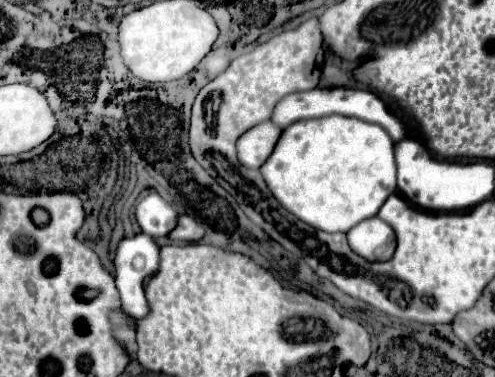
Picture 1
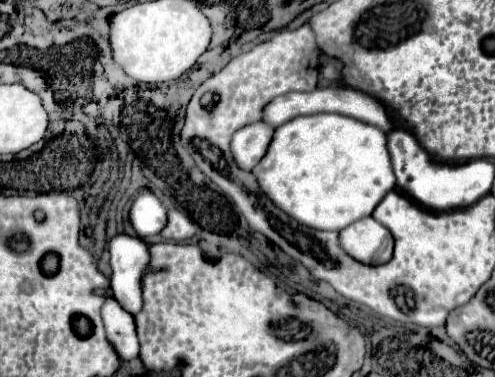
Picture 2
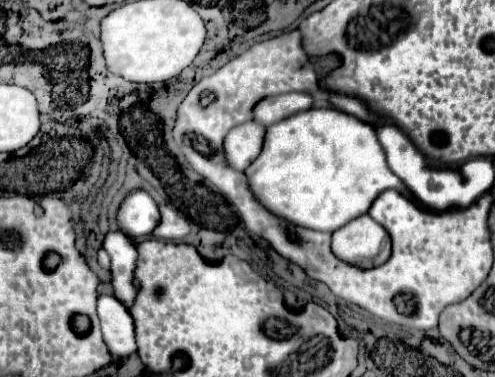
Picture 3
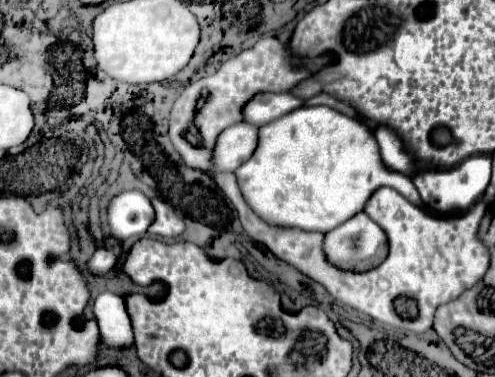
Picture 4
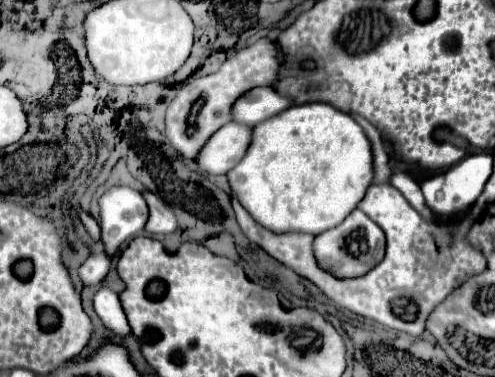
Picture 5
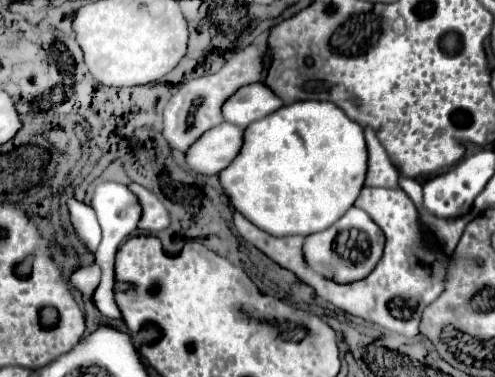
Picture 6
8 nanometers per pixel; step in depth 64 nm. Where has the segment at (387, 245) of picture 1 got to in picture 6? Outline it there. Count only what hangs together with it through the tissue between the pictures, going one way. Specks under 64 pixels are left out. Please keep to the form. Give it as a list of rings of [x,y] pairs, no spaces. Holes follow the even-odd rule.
[[[352,206],[334,226],[330,226],[324,232],[316,232],[306,236],[306,244],[304,244],[304,256],[306,262],[310,264],[310,268],[314,268],[318,274],[346,284],[346,282],[354,282],[354,280],[362,280],[366,278],[378,264],[378,260],[382,258],[384,248],[384,234],[382,230],[372,222],[372,218],[362,212],[360,208]],[[346,232],[346,244],[340,244],[340,234]]]

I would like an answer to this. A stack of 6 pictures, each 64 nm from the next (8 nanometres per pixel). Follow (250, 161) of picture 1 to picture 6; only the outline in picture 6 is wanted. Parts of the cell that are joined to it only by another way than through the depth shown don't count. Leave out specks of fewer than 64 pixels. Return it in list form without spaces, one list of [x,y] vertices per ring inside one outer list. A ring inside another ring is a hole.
[[[228,122],[208,130],[186,152],[188,166],[198,174],[220,174],[220,170],[228,168],[228,164],[232,164],[232,160],[238,156],[242,148],[242,136],[244,128],[236,128]]]

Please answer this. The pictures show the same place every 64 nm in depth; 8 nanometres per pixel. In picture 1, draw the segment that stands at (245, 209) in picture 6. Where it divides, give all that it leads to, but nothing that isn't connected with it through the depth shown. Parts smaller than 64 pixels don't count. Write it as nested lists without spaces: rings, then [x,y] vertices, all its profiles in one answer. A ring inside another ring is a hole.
[[[324,116],[314,120],[300,120],[282,132],[272,156],[260,168],[260,172],[276,200],[284,204],[284,208],[298,220],[326,232],[348,232],[362,220],[376,216],[386,198],[396,192],[394,140],[378,124],[370,124],[358,118]]]

